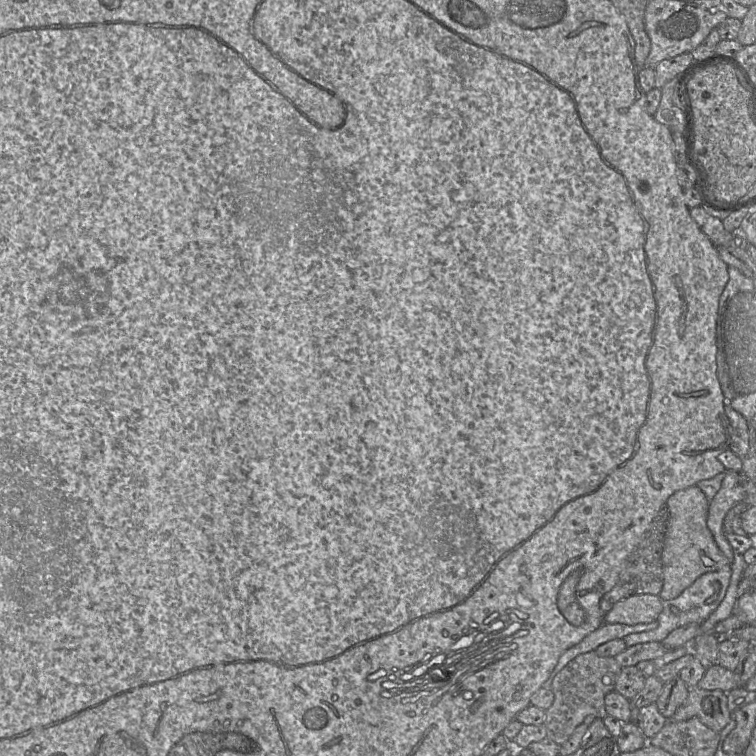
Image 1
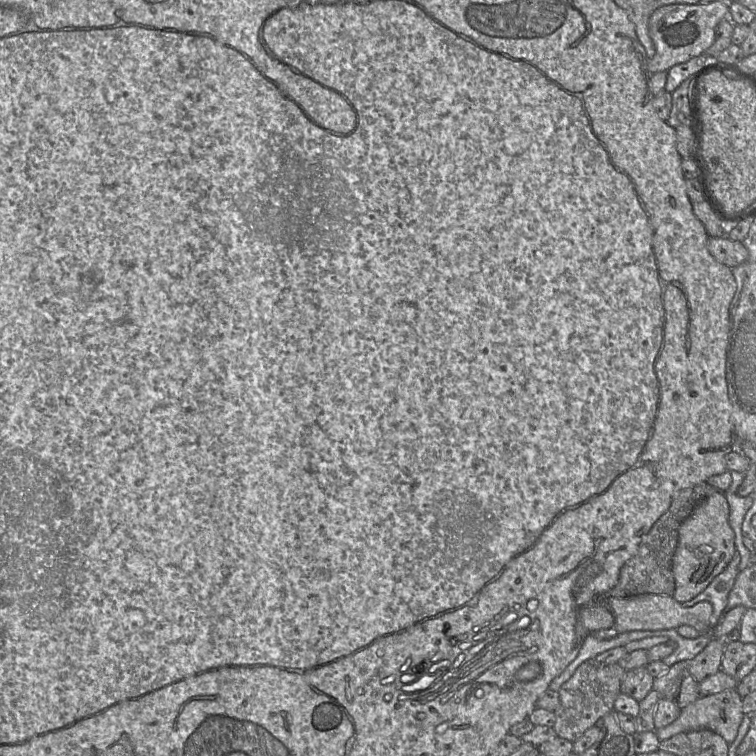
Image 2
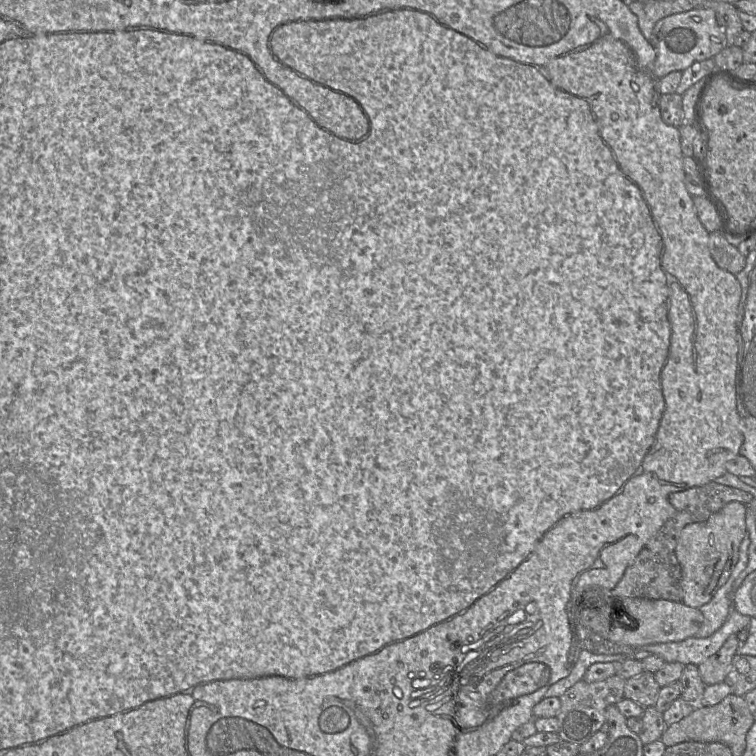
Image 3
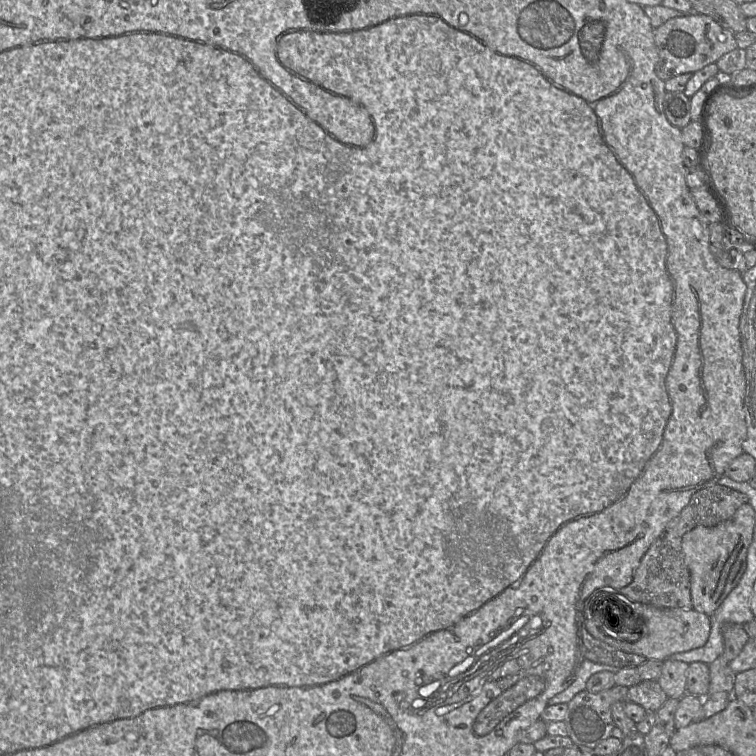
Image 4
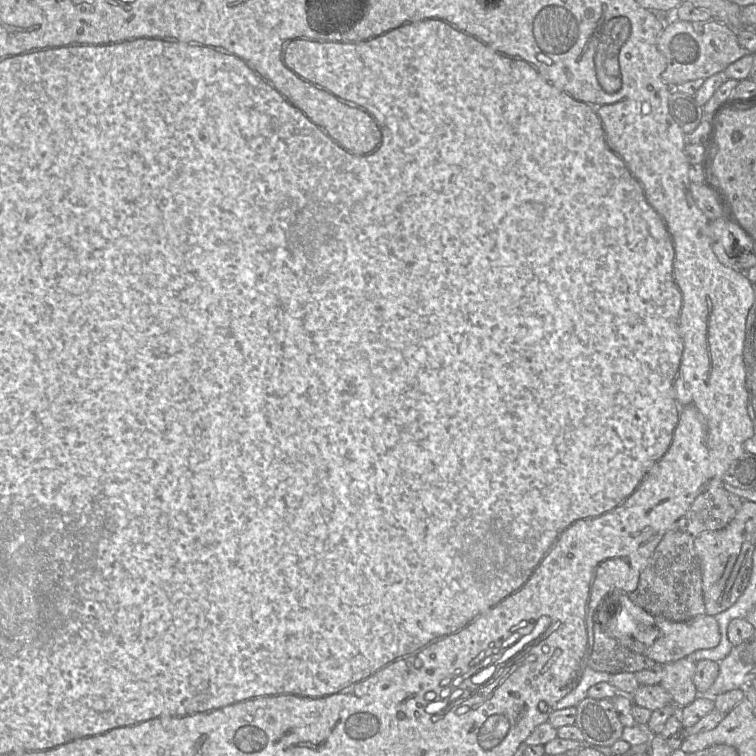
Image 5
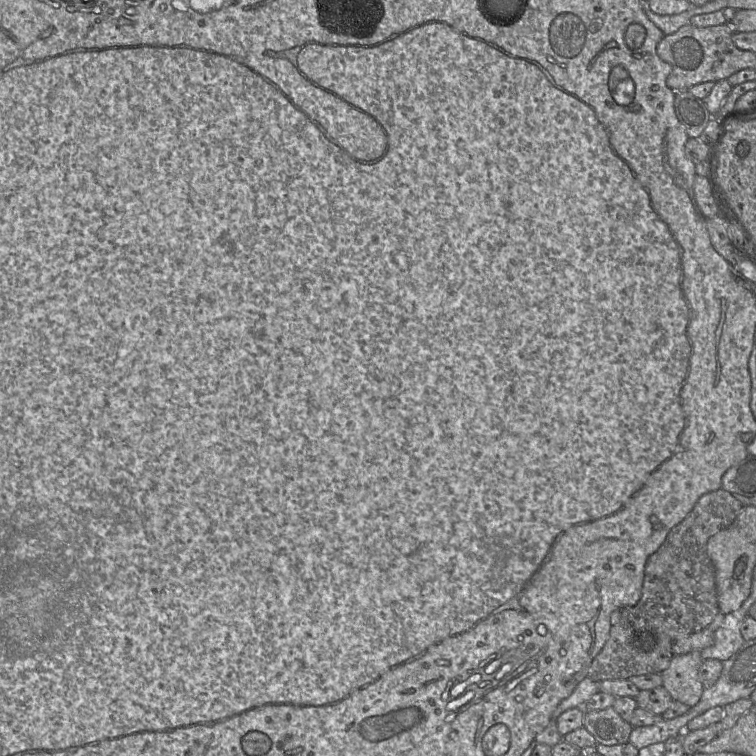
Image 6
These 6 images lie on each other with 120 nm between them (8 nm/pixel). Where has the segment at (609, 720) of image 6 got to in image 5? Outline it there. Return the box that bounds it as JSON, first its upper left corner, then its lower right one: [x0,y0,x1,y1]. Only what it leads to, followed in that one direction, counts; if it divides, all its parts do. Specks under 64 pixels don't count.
[574,696,624,747]

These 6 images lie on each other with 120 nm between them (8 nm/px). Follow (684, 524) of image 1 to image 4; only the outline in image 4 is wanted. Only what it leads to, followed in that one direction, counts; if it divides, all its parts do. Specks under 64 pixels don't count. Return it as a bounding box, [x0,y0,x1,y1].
[682,502,755,615]

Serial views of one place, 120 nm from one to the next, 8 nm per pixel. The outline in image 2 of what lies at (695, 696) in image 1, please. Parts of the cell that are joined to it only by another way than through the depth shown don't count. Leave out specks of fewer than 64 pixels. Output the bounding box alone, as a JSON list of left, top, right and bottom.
[655,689,744,745]

